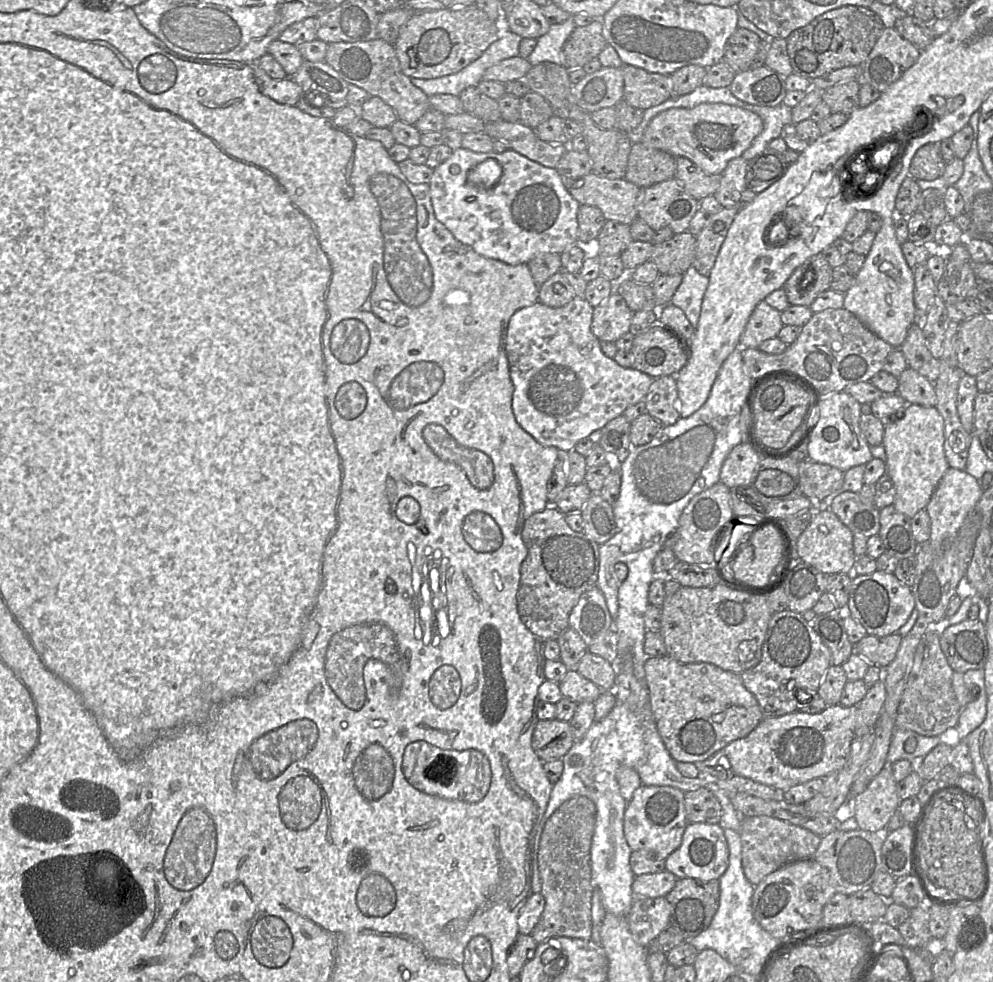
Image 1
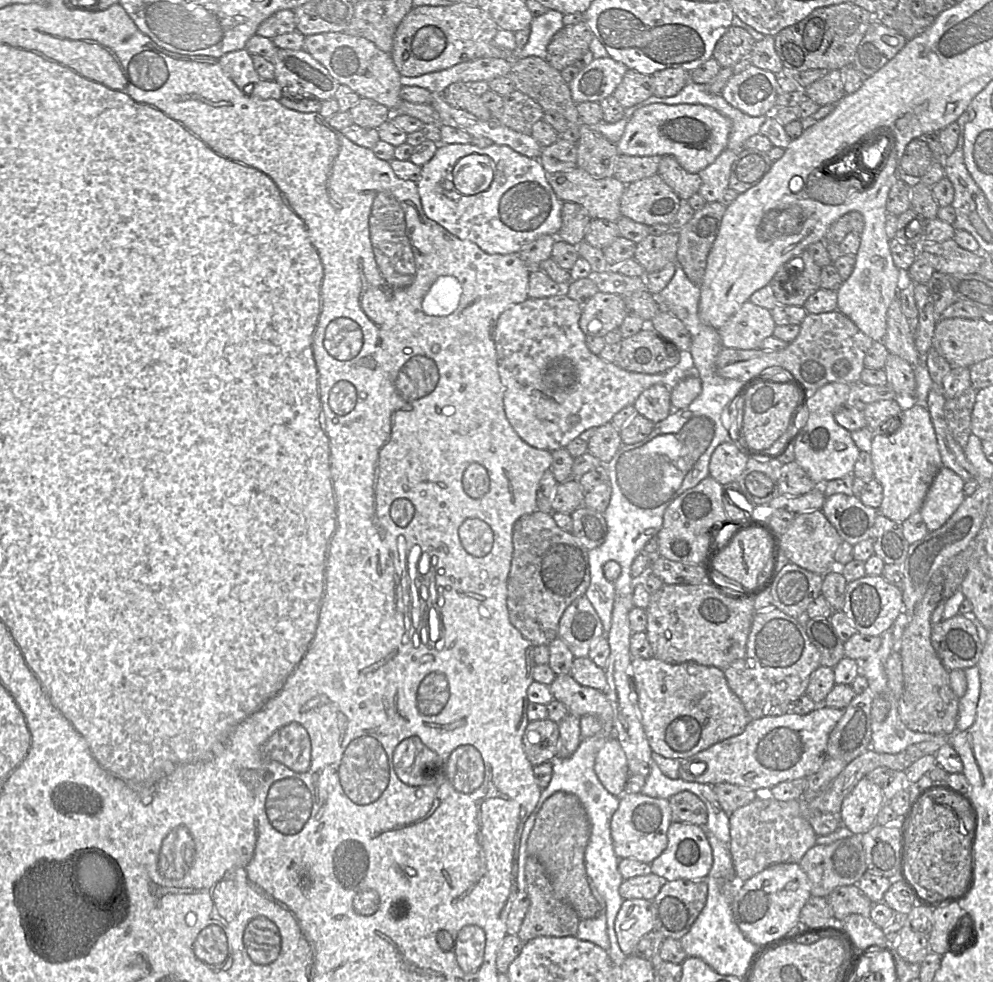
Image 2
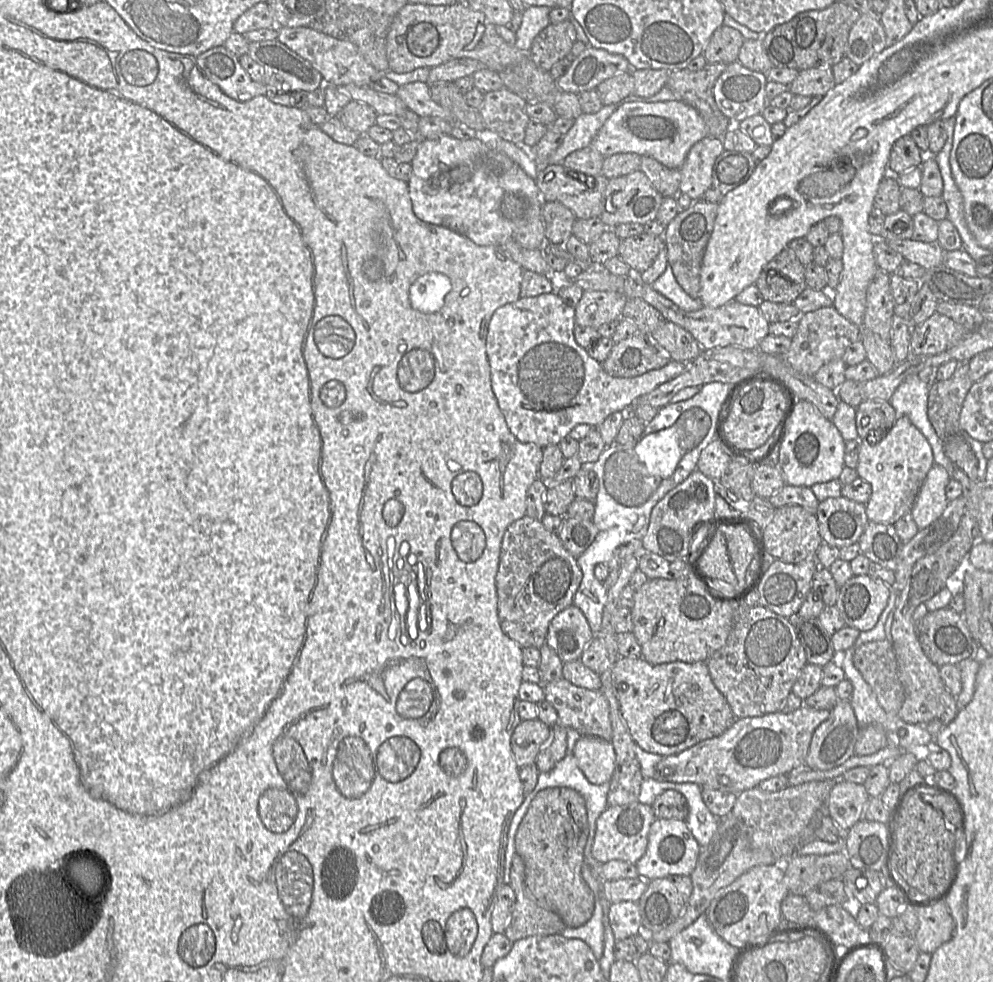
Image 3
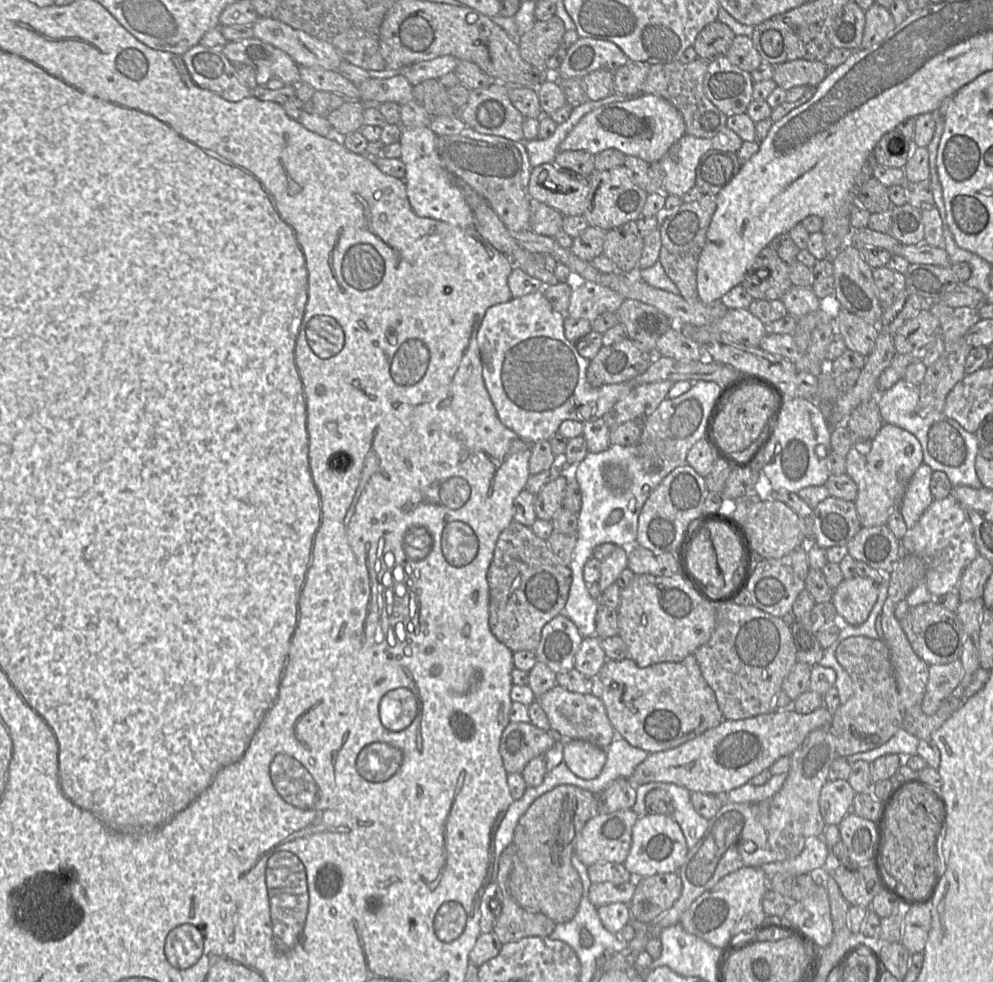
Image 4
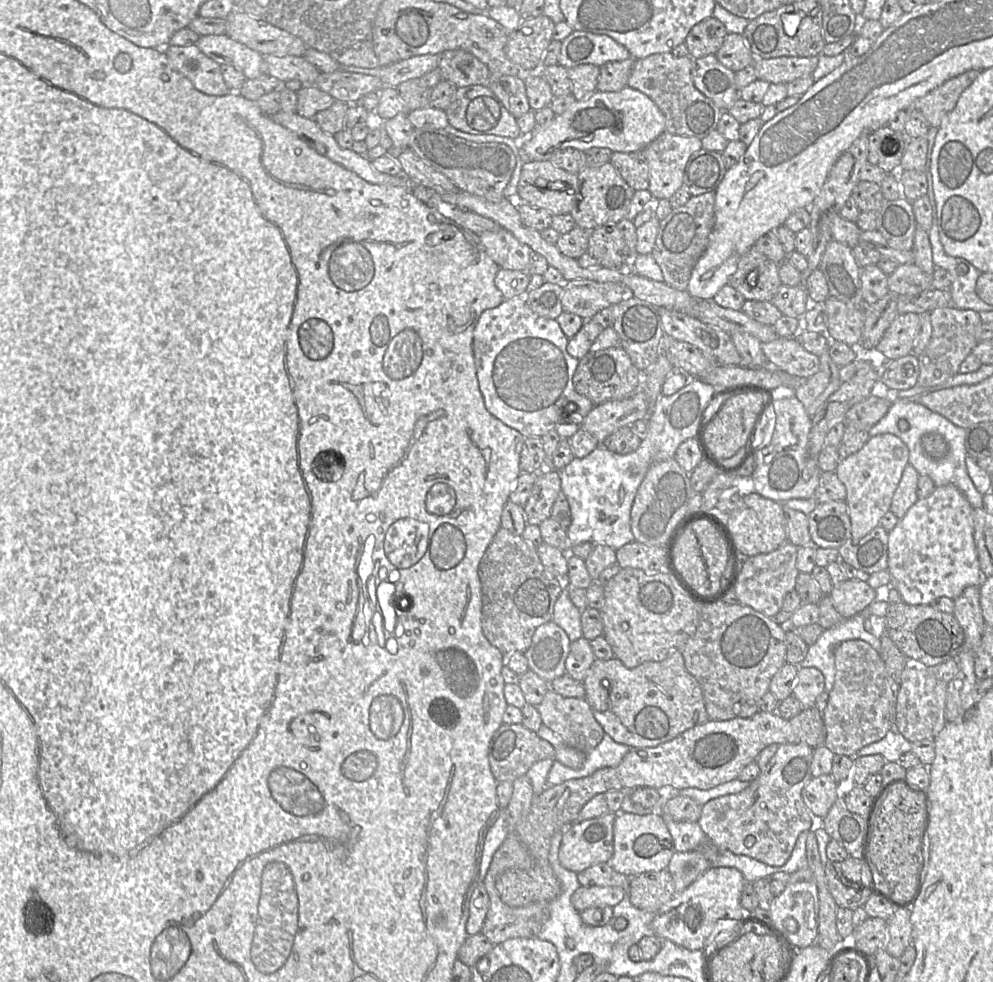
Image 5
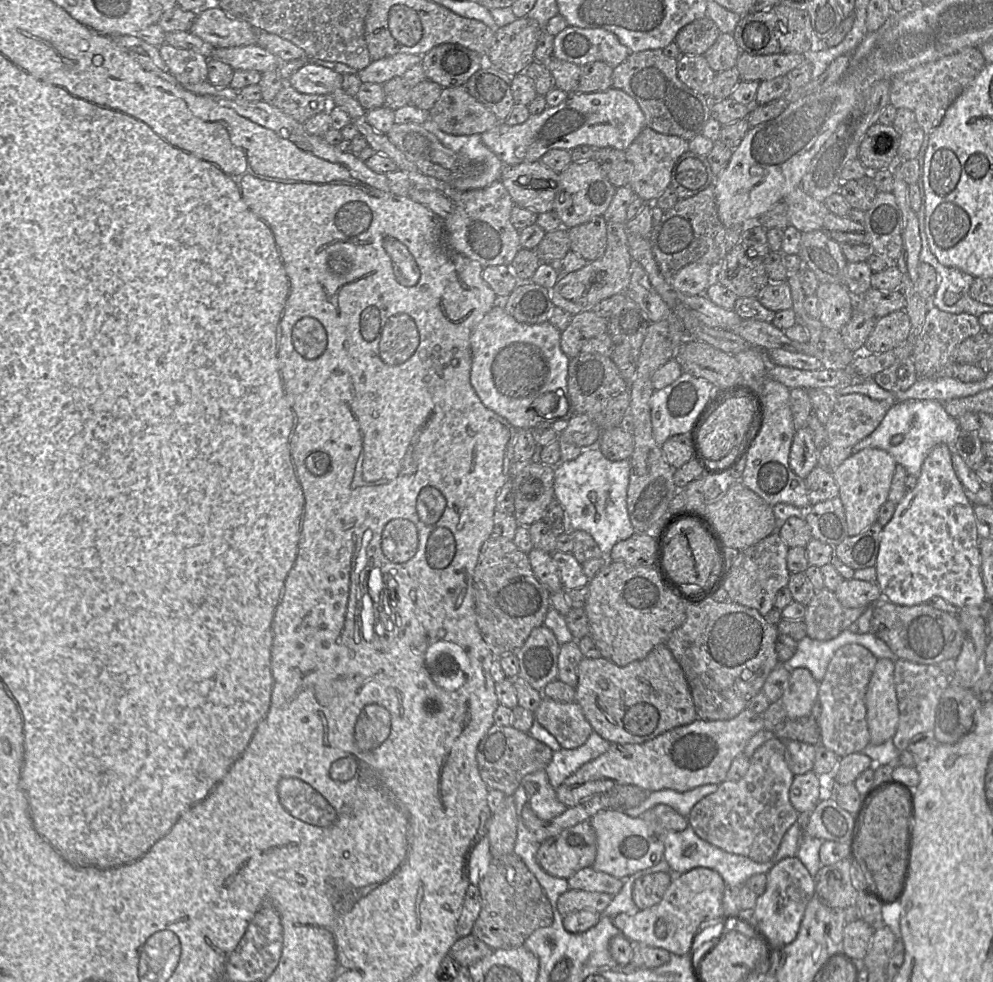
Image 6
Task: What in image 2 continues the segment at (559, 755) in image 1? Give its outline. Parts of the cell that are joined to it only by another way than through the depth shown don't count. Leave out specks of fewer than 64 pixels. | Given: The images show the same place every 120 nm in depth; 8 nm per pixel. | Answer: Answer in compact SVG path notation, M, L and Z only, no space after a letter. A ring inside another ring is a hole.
M549 719L530 721L522 738L523 749L528 761L535 766L554 760L558 739L557 723Z

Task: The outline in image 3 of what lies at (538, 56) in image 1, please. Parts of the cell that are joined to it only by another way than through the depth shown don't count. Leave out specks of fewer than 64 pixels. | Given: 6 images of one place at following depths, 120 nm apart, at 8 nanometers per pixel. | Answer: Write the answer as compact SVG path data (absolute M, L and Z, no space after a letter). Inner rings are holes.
M529 6L525 9L521 26L515 33L517 49L525 53L530 51L534 38L550 24L550 10L547 6Z

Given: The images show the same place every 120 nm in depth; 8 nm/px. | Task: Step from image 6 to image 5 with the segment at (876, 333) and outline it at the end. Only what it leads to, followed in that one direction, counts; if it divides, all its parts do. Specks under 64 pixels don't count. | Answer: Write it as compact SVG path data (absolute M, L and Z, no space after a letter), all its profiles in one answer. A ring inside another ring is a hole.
M899 314L885 331L875 349L891 360L906 356L913 352L914 342L920 329L919 314Z

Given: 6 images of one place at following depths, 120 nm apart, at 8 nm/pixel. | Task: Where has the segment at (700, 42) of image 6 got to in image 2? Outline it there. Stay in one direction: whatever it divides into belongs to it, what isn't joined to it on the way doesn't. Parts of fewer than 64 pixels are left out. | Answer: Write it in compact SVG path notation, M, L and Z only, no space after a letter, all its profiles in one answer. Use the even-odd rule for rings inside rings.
M730 26L717 41L713 58L721 67L737 64L745 57L750 57L755 39L744 29Z

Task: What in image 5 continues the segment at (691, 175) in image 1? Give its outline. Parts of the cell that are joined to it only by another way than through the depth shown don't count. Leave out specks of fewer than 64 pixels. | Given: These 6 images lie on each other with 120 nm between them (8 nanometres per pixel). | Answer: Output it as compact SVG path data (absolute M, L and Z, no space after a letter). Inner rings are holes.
M641 151L612 152L609 161L634 190L648 190L649 167Z

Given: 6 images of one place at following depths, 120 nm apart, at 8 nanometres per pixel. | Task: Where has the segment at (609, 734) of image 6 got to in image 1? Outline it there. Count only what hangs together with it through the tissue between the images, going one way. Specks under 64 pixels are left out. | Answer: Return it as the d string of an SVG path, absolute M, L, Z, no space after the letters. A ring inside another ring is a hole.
M669 656L648 658L644 664L644 669L645 683L656 728L665 748L675 762L692 764L702 762L727 746L729 743L746 737L765 718L755 696L744 687L740 674L725 671L710 663L680 663Z

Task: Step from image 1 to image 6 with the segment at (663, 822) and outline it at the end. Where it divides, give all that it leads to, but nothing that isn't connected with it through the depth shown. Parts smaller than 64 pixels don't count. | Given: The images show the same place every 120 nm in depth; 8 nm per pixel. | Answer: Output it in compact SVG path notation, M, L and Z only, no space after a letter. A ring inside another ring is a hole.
M584 821L542 841L536 860L549 875L568 879L580 869L591 867L596 852L595 831L589 821Z

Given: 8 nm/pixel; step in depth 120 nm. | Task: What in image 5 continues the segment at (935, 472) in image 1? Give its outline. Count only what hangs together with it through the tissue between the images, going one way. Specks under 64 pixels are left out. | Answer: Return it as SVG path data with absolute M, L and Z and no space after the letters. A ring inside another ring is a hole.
M891 433L870 437L862 448L840 460L835 472L847 491L845 502L852 537L861 538L879 525L882 516L890 510L893 494L908 464L908 447Z

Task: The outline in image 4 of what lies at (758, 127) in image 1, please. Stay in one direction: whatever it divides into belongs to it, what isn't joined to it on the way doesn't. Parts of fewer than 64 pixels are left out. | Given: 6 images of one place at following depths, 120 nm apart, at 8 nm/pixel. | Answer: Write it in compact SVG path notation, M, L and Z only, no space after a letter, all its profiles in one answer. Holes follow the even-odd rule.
M638 94L631 100L613 102L584 115L559 146L560 151L580 150L596 155L608 148L659 162L669 148L686 134L681 113L669 101L651 94Z

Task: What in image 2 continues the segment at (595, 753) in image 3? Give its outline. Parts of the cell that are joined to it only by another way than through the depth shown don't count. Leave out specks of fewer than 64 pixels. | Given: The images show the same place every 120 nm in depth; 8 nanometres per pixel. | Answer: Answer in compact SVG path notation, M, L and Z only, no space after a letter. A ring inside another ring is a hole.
M609 737L596 753L594 771L609 793L617 797L624 794L628 765L626 755L615 737Z

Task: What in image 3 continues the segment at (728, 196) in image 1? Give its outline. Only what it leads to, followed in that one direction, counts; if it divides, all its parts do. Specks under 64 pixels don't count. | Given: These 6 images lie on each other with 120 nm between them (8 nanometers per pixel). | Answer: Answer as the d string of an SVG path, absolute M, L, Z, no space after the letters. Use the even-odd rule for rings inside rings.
M705 137L696 142L679 169L680 193L688 195L691 199L699 199L712 188L713 166L723 151L720 139Z

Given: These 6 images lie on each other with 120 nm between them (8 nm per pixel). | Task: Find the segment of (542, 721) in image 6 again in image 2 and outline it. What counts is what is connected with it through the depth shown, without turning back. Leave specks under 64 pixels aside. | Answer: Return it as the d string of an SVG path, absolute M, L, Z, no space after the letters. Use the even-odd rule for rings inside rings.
M569 674L556 676L549 685L549 690L553 699L566 707L568 714L579 718L593 715L603 722L604 728L612 728L613 710L604 692L578 684Z

